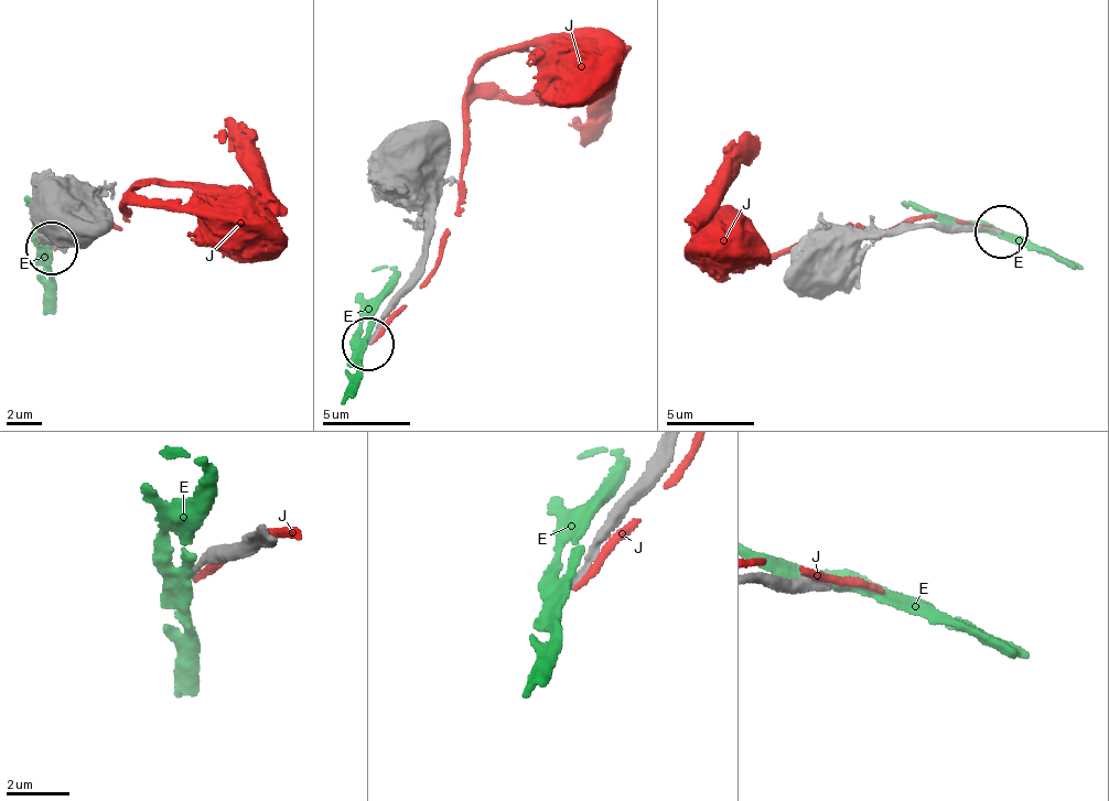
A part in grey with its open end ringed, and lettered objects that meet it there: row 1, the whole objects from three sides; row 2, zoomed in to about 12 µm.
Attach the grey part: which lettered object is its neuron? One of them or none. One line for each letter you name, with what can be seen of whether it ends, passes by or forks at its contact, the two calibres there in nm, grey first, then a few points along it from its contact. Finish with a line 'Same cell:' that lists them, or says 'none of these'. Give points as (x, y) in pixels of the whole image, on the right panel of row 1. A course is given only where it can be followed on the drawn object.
Same cell: none of these

